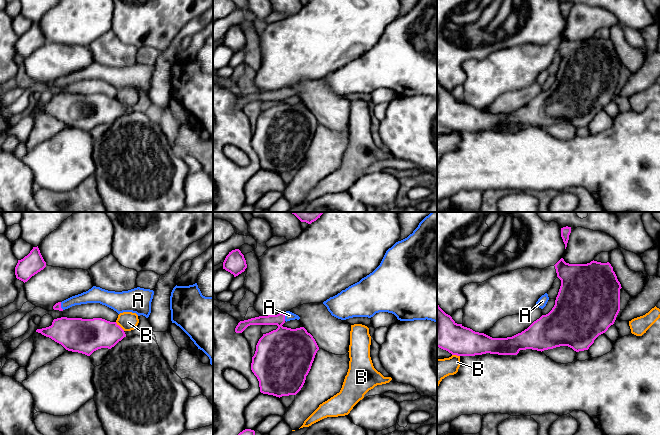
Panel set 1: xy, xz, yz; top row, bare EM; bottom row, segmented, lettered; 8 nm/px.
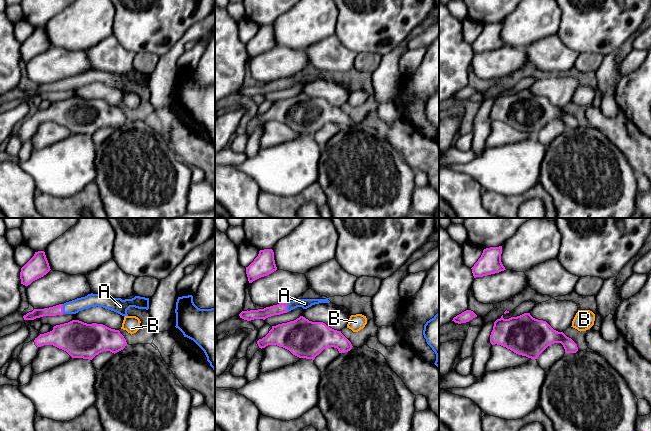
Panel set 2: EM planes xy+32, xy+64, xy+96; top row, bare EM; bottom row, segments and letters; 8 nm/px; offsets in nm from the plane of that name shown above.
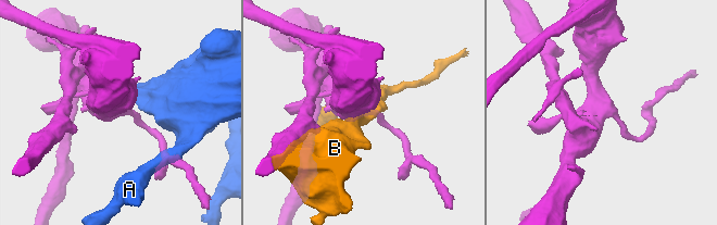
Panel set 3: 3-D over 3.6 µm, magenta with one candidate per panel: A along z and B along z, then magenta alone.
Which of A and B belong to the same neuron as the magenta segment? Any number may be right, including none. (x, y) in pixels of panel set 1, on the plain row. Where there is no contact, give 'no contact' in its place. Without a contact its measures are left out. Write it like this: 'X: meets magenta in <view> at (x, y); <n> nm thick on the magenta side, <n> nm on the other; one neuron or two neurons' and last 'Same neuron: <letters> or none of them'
A: meets magenta in xz at (284, 92); 320 nm thick on the magenta side, 70 nm on the other; two neurons
B: meets magenta in xy at (119, 102); 260 nm thick on the magenta side, 150 nm on the other; two neurons
Same neuron: none of them

